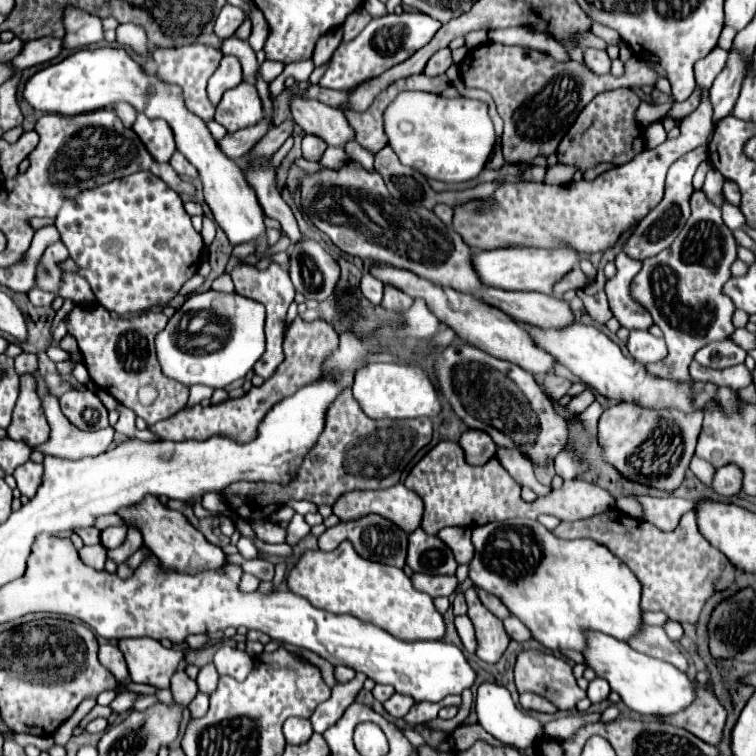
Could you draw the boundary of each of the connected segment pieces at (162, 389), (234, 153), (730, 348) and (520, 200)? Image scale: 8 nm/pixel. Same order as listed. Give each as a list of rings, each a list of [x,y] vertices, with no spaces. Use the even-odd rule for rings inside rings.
[[[76,305],[68,313],[68,333],[72,333],[78,341],[78,349],[84,357],[84,365],[88,363],[92,381],[100,389],[114,395],[124,407],[132,409],[148,425],[168,419],[170,415],[184,409],[188,401],[188,387],[174,379],[168,379],[160,371],[160,365],[156,361],[154,337],[166,327],[166,323],[168,317],[162,311],[146,311],[128,319],[112,319],[102,305]],[[146,391],[152,391],[152,395],[148,395]]]
[[[264,117],[264,121],[260,121],[260,125],[252,125],[248,129],[240,129],[236,133],[226,133],[224,139],[220,139],[220,147],[222,151],[232,157],[232,159],[242,159],[244,155],[250,153],[250,149],[268,133],[268,129],[272,127],[272,121]]]
[[[730,339],[708,343],[708,347],[702,347],[694,355],[694,361],[698,361],[704,367],[710,367],[710,369],[732,367],[732,365],[744,363],[744,359],[746,359],[746,351],[740,349],[736,343],[732,343]]]
[[[702,89],[700,93],[700,105],[698,109],[688,115],[680,125],[680,135],[676,139],[668,139],[656,149],[644,149],[644,153],[638,153],[632,161],[626,165],[620,165],[616,169],[610,169],[596,179],[580,179],[566,185],[548,185],[548,183],[534,183],[534,181],[520,181],[520,183],[504,183],[492,199],[496,205],[490,211],[478,211],[478,203],[470,201],[462,207],[454,209],[454,229],[456,233],[476,251],[488,251],[498,247],[510,247],[510,245],[526,245],[526,247],[546,247],[568,243],[578,253],[596,253],[610,249],[624,231],[628,231],[632,225],[642,221],[650,209],[654,209],[662,197],[664,197],[664,179],[668,167],[680,159],[684,153],[696,149],[698,145],[706,145],[712,137],[714,123],[712,123],[712,103],[708,101],[708,91]]]

